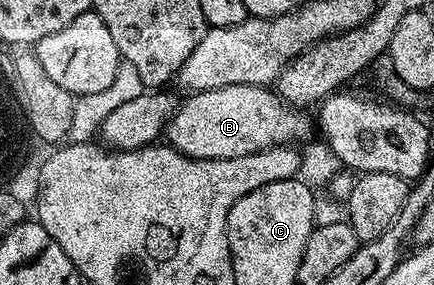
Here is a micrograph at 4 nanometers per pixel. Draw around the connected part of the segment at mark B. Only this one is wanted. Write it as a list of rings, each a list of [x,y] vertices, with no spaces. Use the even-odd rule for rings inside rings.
[[[224,85],[220,89],[195,91],[187,94],[185,98],[179,102],[178,110],[174,112],[173,118],[171,118],[169,123],[166,124],[164,139],[169,146],[175,147],[180,153],[184,153],[193,159],[227,159],[228,157],[244,157],[245,155],[251,155],[252,153],[263,151],[269,147],[285,147],[290,144],[298,145],[301,144],[301,139],[309,137],[310,127],[312,131],[311,116],[309,119],[309,117],[306,116],[307,112],[305,110],[290,106],[290,104],[278,94],[277,90],[271,89],[269,86],[257,87],[256,85]]]

